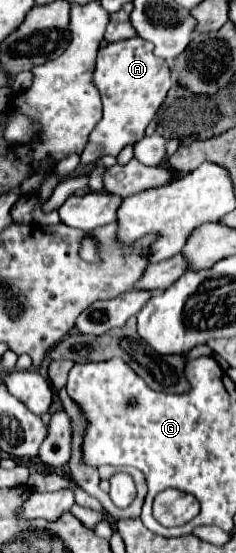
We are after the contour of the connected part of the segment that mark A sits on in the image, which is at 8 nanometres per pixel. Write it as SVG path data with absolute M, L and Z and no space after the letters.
M140 37L108 43L98 51L94 83L102 95L102 119L90 133L88 145L80 155L80 163L90 163L104 155L118 155L126 145L138 143L146 135L148 123L154 119L168 89L172 87L168 63L152 53L152 45Z

